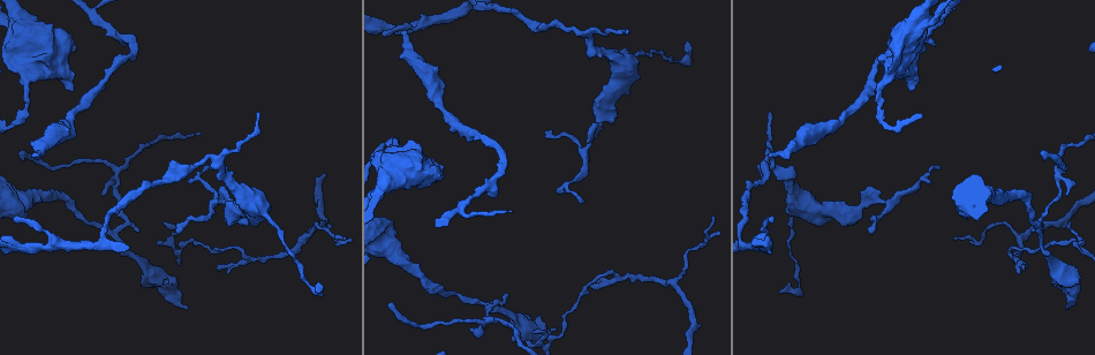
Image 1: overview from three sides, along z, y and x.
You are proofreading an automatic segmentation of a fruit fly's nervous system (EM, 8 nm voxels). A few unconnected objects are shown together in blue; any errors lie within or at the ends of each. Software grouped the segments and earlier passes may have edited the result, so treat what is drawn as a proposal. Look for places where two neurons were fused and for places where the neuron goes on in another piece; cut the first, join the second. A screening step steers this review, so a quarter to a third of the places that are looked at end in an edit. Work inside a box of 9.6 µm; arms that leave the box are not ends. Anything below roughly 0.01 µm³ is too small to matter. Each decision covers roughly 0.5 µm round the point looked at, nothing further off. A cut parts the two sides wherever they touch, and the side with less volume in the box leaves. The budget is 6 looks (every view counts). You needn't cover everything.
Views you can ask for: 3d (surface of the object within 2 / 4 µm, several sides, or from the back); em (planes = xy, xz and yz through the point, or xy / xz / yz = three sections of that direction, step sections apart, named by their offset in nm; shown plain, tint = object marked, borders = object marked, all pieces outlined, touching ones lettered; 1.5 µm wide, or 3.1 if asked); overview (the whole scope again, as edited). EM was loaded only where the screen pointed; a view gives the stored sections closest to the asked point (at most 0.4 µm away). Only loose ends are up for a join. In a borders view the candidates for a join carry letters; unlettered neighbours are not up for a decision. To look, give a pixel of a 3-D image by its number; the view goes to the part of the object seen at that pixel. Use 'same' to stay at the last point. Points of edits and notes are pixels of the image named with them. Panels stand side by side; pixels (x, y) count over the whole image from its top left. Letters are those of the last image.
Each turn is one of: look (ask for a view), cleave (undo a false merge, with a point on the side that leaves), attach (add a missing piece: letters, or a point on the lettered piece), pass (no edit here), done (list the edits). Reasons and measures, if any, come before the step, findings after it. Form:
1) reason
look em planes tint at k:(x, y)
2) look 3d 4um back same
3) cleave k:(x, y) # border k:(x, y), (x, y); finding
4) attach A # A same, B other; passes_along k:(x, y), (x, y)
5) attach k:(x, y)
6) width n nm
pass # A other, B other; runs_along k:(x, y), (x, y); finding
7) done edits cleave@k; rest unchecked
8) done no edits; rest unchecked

an open end
look 3d 2um at 1:(72, 90)

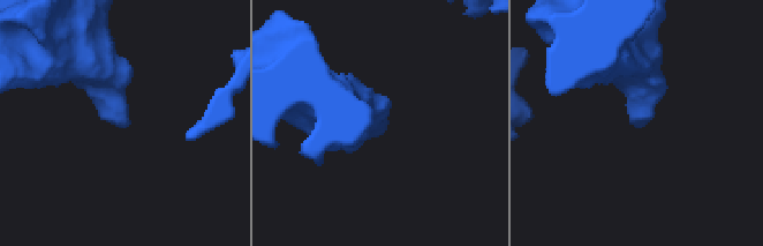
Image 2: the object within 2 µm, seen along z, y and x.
look em xy step 4 borders at 2:(385, 120)

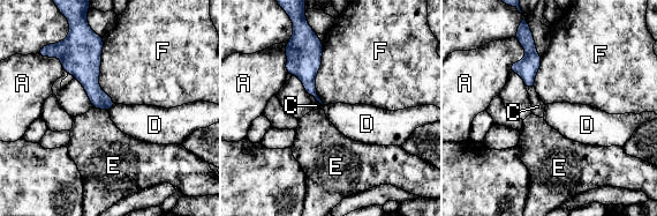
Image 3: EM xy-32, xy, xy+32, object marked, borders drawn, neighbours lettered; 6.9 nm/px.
look em planes borders same

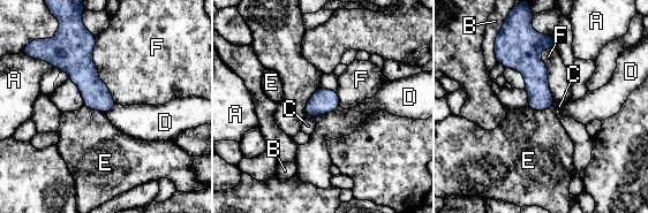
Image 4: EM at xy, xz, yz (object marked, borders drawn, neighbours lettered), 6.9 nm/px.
longest_contact F 500 nm
pass # A other, B other, C other, D other, E other, F other; border 4:(95, 36), (92, 62), (117, 103); no lettered piece goes on from it

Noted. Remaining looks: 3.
arms part here
look em xy step 4 tint at 1:(482, 302)

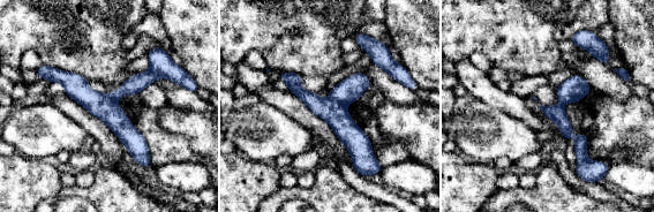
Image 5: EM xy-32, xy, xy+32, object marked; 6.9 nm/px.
what lies round it
look em xy step 4 borders same

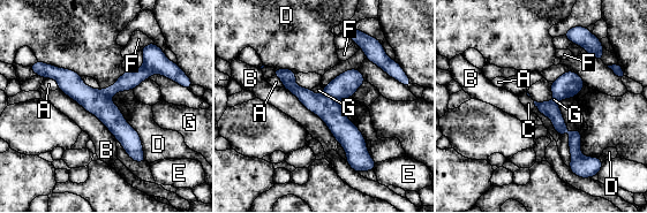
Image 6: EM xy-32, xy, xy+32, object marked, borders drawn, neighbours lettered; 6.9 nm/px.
width 110 nm; longest_contact B 550 nm
cleave 6:(343, 86) # A other, B other, C other, D other, E other, F other, G other; a second neuron is stuck on

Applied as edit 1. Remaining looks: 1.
tapers out
look em planes borders at 1:(584, 200)

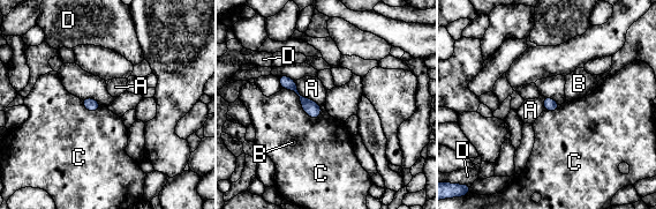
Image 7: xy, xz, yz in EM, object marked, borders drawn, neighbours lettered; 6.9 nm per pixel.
pass # A other, B other, C other, D other; runs_along 7:(281, 79), (314, 111), (314, 116); no lettered piece goes on from it

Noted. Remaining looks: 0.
done edits cleave@6; rest unchecked

